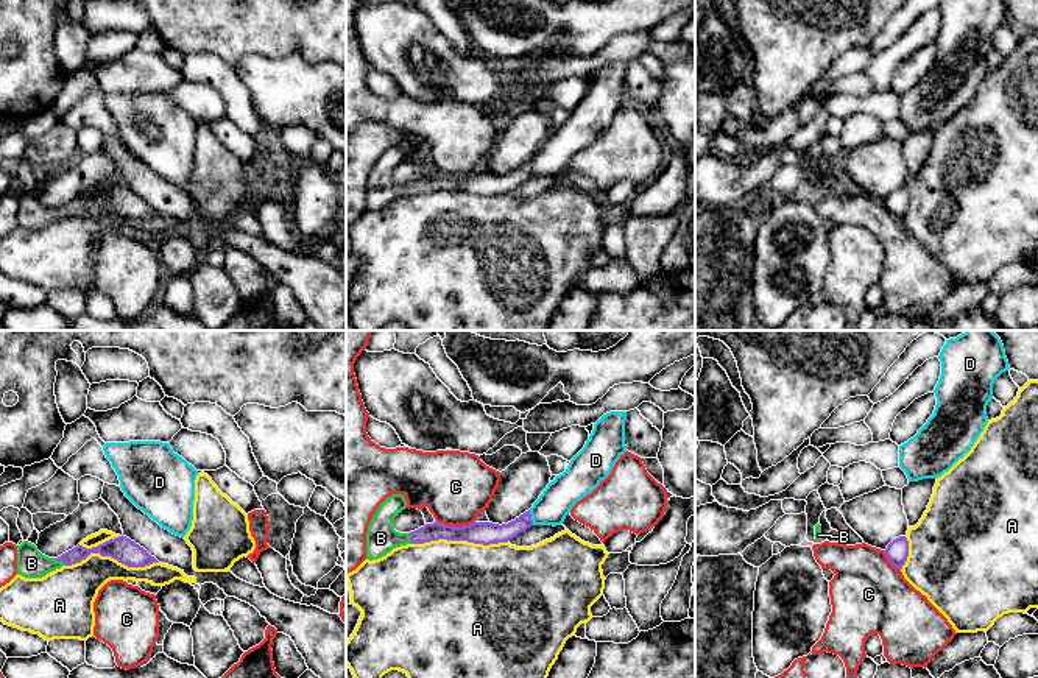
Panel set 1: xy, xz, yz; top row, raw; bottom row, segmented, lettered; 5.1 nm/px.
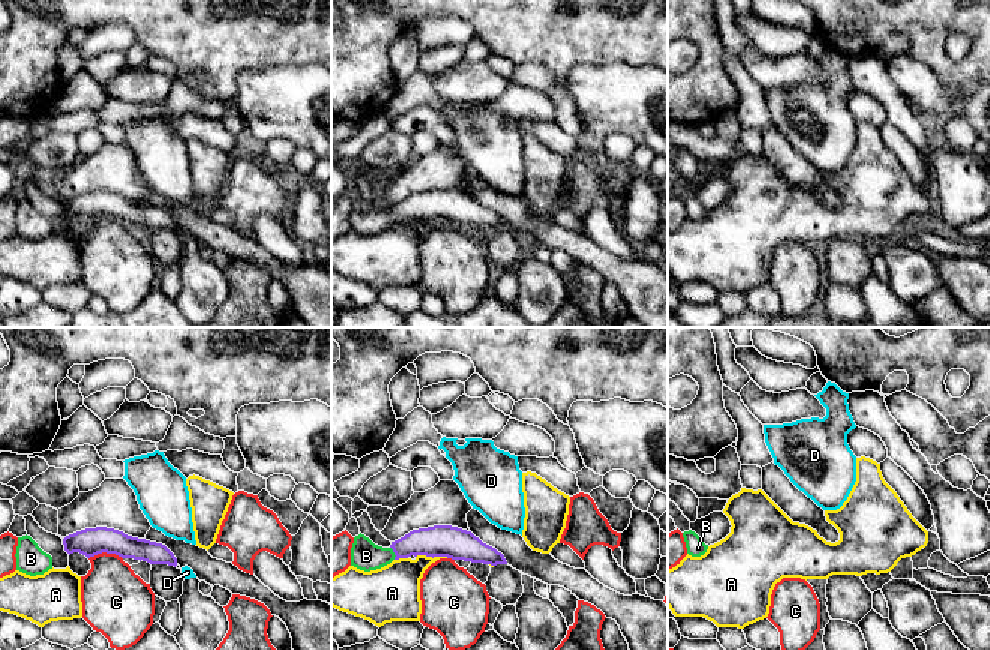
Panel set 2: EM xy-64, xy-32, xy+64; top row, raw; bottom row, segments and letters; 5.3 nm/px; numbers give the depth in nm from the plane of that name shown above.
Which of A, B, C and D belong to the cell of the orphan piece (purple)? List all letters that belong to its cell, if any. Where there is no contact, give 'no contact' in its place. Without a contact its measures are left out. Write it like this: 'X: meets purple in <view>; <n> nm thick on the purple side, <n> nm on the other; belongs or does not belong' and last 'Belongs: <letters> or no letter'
A: meets purple in xz; 120 nm thick on the purple side, 500 nm on the other; does not belong
B: meets purple in xy; 80 nm thick on the purple side, 150 nm on the other; belongs
C: meets purple in xz; 120 nm thick on the purple side, 360 nm on the other; does not belong
D: meets purple in xz; 120 nm thick on the purple side, 170 nm on the other; does not belong
Belongs: B

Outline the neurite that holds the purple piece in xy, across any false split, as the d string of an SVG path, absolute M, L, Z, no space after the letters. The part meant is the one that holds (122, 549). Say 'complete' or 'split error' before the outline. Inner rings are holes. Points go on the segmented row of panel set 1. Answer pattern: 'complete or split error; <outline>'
split error; M123 535L92 549L86 549L78 544L58 558L45 556L34 544L23 541L20 546L17 546L17 574L25 578L42 578L62 566L81 563L90 553L111 556L128 567L145 567L153 563L159 563L143 547Z

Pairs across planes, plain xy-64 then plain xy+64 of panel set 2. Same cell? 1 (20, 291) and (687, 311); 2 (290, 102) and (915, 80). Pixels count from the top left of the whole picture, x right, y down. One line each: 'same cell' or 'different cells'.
1: different cells
2: same cell

